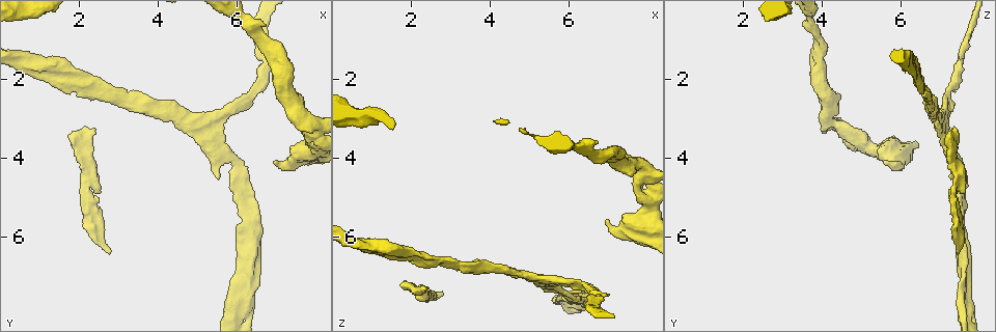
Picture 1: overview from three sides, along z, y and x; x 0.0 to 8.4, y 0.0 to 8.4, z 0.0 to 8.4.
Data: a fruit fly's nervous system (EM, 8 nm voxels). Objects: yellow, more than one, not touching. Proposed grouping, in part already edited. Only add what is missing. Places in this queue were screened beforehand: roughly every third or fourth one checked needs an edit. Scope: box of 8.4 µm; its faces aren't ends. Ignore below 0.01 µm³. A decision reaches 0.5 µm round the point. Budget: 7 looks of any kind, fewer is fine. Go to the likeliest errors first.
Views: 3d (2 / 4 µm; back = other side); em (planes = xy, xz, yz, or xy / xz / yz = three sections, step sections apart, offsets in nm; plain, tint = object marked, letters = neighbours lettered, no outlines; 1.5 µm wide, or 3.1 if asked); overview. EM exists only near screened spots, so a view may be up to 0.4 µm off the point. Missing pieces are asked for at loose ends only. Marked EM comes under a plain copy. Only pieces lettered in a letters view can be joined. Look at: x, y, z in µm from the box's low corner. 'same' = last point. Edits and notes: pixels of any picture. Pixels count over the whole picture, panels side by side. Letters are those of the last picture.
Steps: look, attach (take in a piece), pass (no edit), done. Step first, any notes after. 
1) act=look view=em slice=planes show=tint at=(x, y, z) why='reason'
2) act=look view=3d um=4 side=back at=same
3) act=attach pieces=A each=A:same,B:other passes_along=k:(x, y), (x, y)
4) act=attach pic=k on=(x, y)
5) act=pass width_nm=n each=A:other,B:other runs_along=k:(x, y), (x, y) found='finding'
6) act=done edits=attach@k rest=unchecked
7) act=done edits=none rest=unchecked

act=look view=3d um=2 at=(7.00, 4.15, 5.55) why='free end'

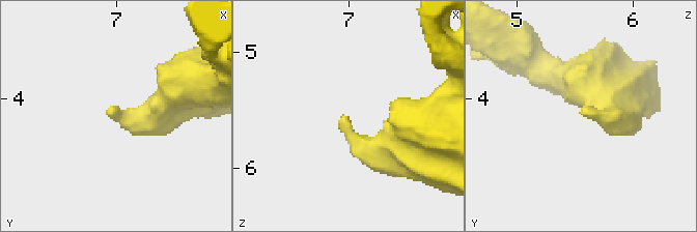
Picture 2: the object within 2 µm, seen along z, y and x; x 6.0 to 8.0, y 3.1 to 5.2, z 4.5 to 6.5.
act=look view=em slice=xz step=8 show=tint at=(7.00, 4.08, 5.54) why='need the tissue'

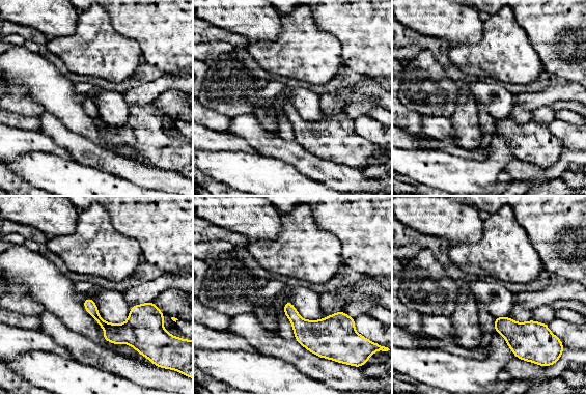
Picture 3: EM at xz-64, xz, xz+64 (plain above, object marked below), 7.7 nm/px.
act=look view=em slice=planes show=letters at=same why='another direction'

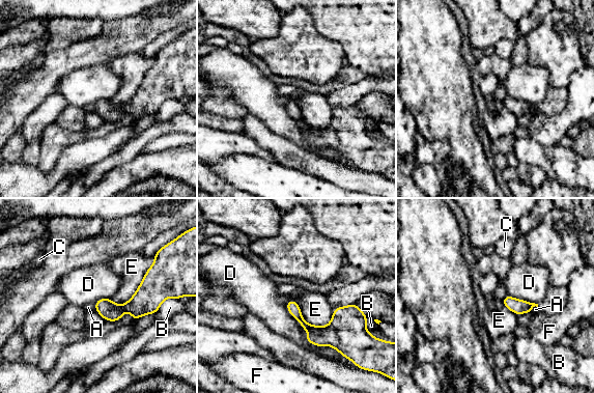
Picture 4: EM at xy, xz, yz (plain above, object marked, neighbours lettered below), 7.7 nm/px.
act=pass each=A:other,B:other,C:other,D:other,E:other,F:other runs_along=4:(289, 305), (313, 331), (357, 313) found='none of them fits'

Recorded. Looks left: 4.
act=look view=em slice=yz step=8 show=letters at=(1.80, 3.45, 7.30)

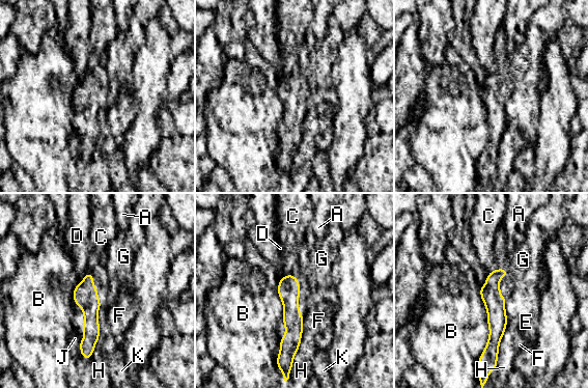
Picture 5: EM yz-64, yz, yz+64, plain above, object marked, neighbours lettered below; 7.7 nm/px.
act=pass each=A:other,B:other,C:other,D:other,E:other,F:other,G:other,H:other,J:other,K:other found='none of them fits'

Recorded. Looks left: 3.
act=look view=3d um=2 at=(6.00, 6.35, 7.65) why='an open end'

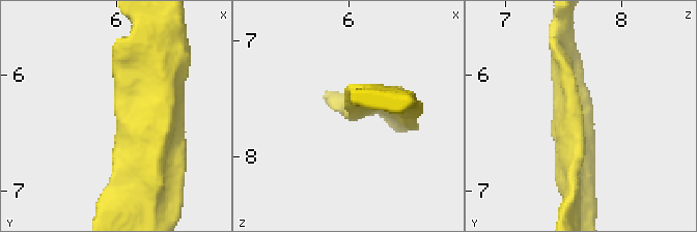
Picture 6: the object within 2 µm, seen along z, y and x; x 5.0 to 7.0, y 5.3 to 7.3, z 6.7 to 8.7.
act=look view=em slice=planes show=letters at=(6.00, 6.32, 7.62) why='need the tissue'

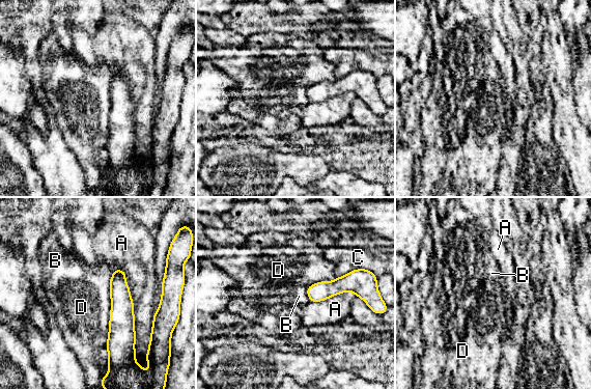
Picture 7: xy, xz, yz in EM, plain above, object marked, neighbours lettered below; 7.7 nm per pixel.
act=pass width_nm=140 each=A:other,B:other,C:other,D:other runs_along=7:(121, 272), (120, 348), (116, 359) found='none of them fits'

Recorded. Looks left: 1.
act=done edits=none rest=unchecked

